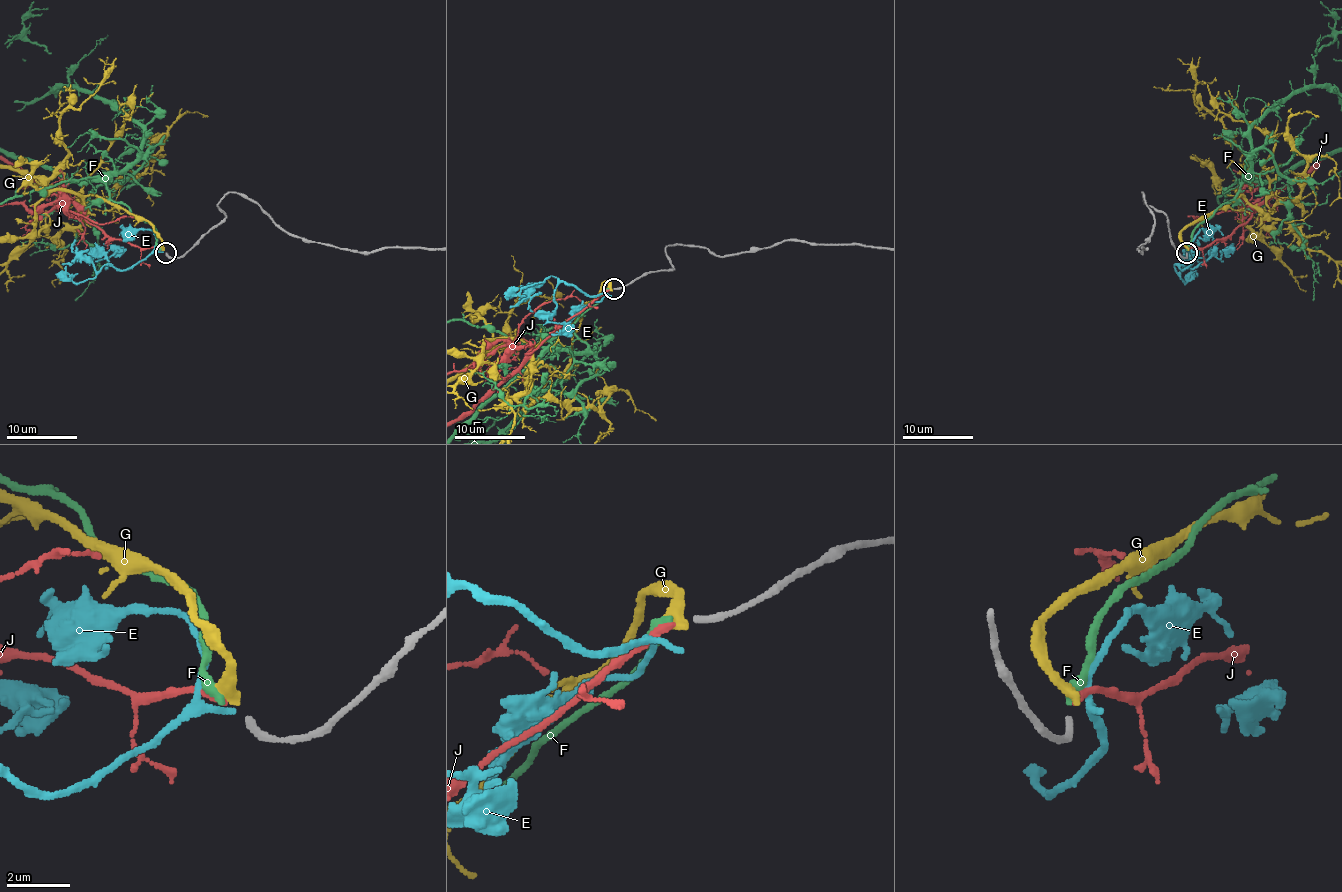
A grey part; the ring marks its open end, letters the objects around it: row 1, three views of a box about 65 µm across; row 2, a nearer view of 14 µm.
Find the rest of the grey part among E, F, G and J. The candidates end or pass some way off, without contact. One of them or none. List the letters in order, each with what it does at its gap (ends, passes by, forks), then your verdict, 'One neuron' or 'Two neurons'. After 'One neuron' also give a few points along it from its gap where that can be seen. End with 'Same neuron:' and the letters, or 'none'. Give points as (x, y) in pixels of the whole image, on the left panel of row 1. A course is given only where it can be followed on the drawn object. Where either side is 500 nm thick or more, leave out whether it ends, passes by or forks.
E: It ends there. Two neurons
F: It ends there. One neuron
G: It ends there. Two neurons
J: It ends there. Two neurons
Same neuron: F

